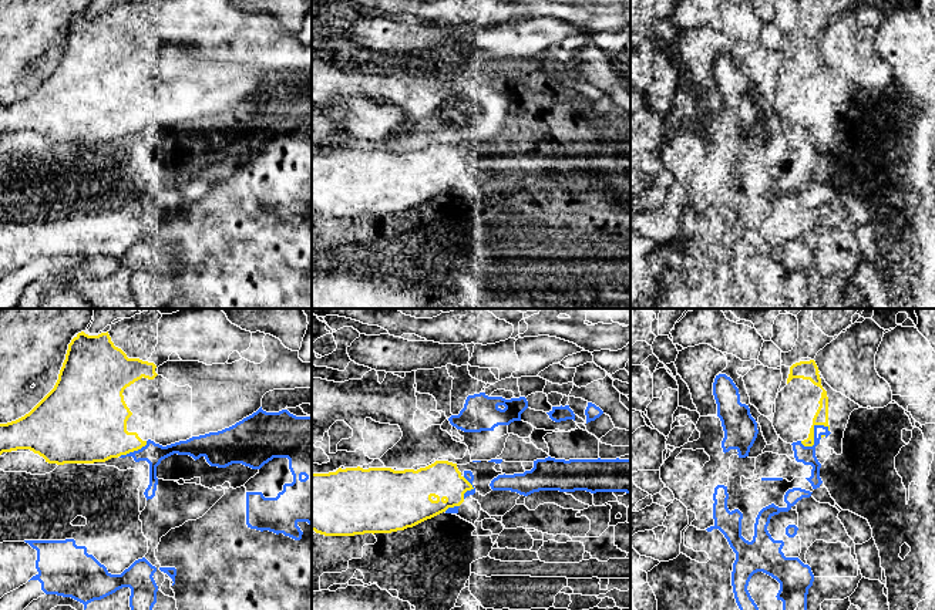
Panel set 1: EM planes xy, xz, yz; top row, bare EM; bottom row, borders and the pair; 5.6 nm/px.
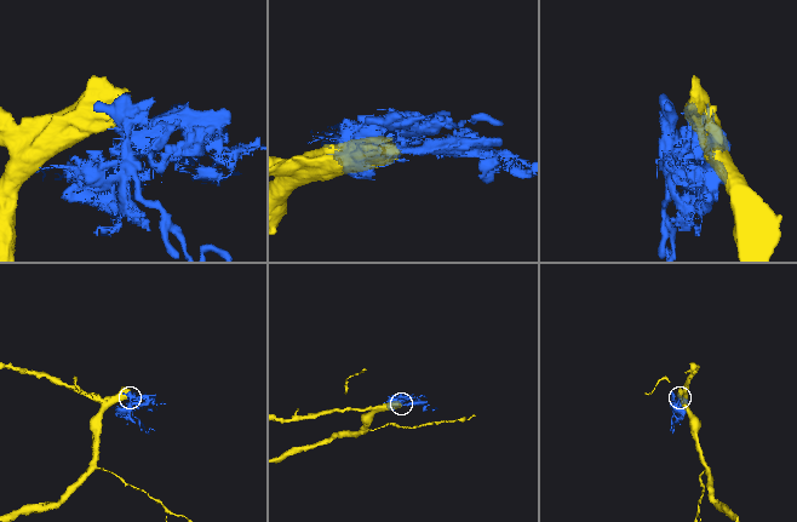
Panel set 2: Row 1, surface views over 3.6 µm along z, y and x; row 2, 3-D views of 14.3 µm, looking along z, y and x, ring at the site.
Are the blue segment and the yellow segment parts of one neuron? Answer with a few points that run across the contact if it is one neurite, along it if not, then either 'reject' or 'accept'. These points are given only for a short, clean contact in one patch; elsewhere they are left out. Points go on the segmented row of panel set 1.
reject

